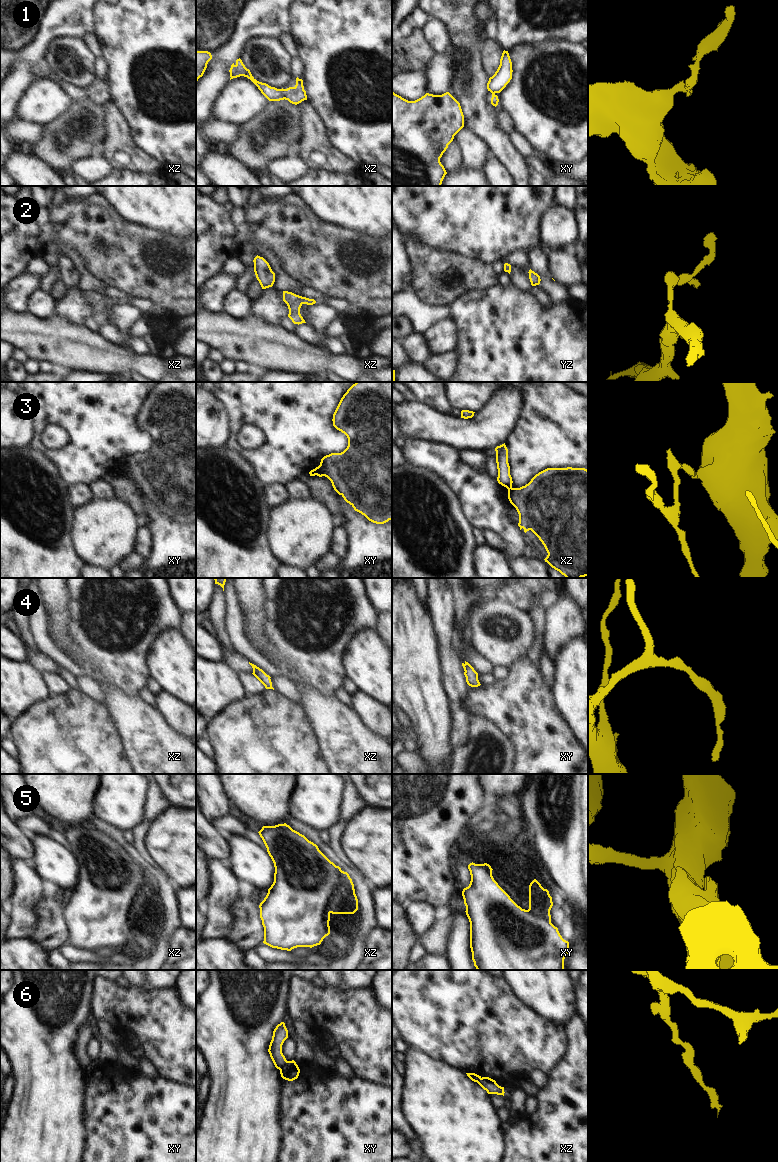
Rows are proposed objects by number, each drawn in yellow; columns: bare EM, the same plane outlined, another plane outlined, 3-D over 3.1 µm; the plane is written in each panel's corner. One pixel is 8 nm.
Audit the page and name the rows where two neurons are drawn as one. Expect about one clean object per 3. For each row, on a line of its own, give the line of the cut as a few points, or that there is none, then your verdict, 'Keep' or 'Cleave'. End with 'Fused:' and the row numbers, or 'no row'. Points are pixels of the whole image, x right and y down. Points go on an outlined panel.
1: Split along xy (492, 92), (494, 94). Cleave
2: No split. Keep
3: Split along xz (511, 487), (508, 490). Cleave
4: No split. Keep
5: No split. Keep
6: Split along xy (287, 1061), (279, 1069). Cleave
Fused: 1, 3, 6.

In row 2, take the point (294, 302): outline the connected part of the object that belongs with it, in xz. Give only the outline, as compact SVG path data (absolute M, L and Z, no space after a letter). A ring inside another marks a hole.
M283 291L283 301L287 304L289 309L288 317L294 324L306 323L300 314L300 308L303 304L313 305L316 303L314 299L309 299L296 295L292 292Z

